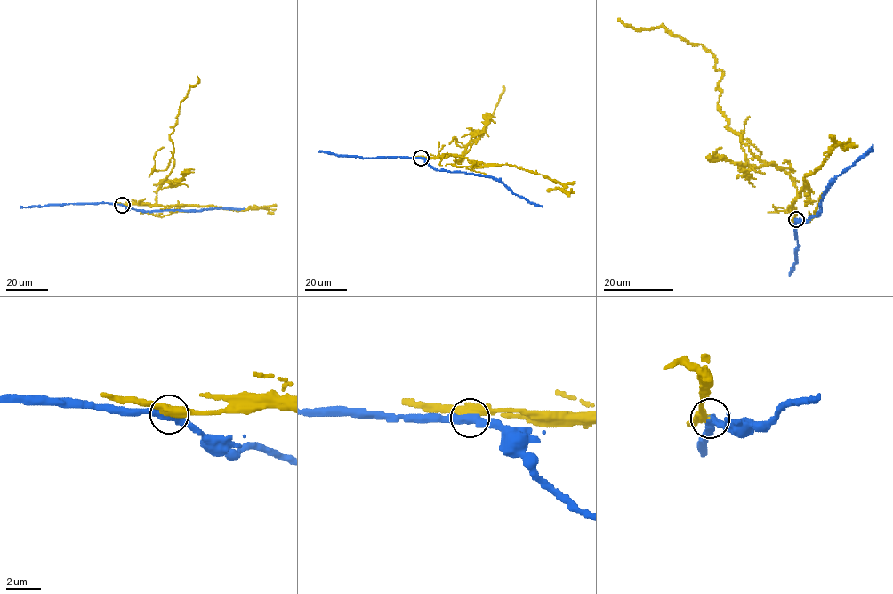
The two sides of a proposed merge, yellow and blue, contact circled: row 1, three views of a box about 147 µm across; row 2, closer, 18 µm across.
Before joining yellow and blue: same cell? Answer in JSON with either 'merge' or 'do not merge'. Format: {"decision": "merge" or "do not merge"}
{"decision": "do not merge"}

